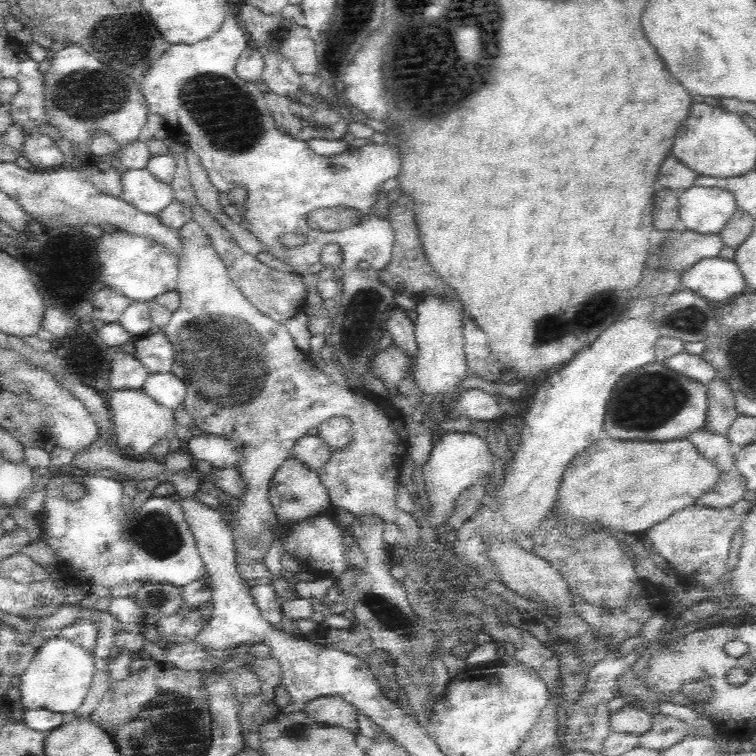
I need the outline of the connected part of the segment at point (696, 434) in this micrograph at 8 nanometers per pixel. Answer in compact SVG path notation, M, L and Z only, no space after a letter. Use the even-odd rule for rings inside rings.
M702 428L695 430L687 437L699 454L719 466L721 473L729 472L735 466L735 456L732 455L730 442L726 435L712 433Z

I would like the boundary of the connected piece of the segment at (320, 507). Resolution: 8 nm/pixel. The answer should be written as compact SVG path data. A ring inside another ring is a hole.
M296 457L288 458L276 472L269 491L269 499L273 507L273 515L284 528L290 528L298 522L326 512L331 505L328 491L322 485L321 473L308 469Z

